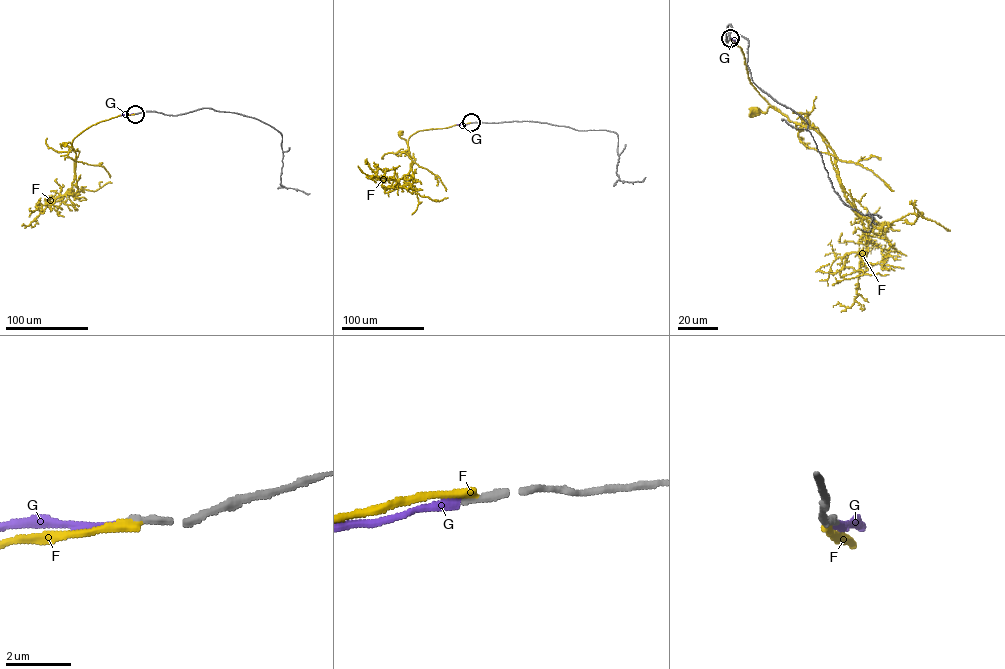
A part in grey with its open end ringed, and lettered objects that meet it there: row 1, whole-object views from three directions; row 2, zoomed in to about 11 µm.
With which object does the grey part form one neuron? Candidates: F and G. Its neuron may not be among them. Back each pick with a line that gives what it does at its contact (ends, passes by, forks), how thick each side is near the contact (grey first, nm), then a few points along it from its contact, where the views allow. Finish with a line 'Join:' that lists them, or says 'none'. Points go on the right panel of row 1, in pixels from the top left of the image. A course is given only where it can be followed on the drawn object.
G: it ends | 240/240 nm
Join: G

